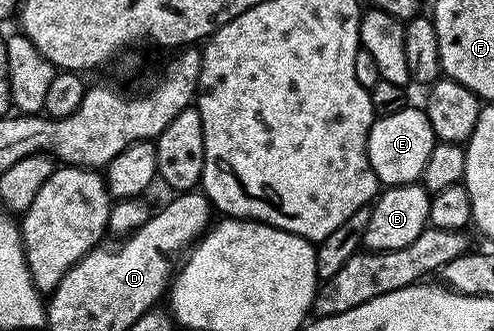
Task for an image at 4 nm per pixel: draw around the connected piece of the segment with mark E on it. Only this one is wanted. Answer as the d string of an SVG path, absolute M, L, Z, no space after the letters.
M407 106L395 114L374 119L369 131L369 161L382 185L415 184L420 181L423 166L427 166L427 158L431 158L431 150L438 143L427 114L420 107Z

